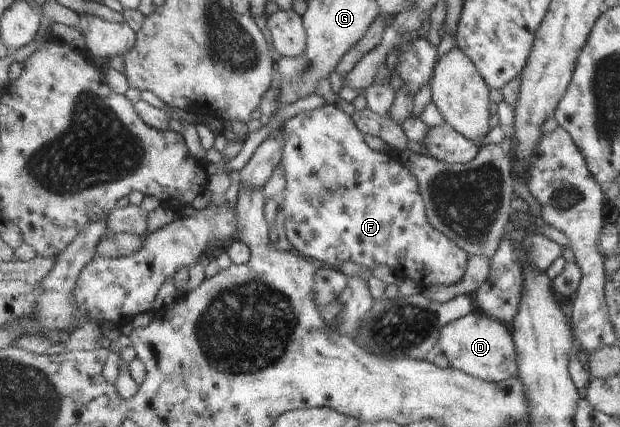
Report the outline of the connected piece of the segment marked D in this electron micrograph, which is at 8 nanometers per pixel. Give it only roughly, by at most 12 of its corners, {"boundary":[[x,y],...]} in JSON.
{"boundary":[[484,314],[441,328],[436,355],[496,383],[519,379],[513,332]]}

